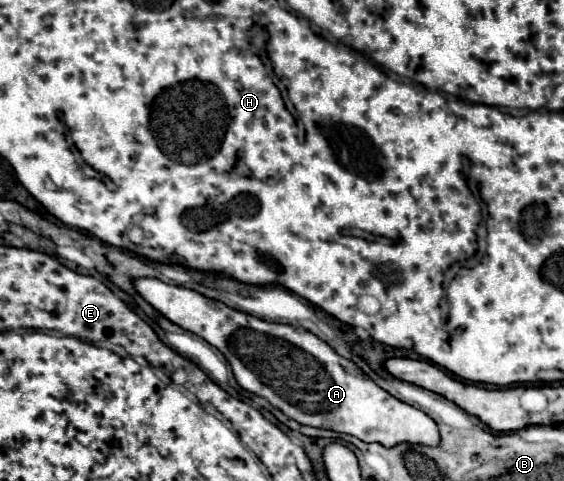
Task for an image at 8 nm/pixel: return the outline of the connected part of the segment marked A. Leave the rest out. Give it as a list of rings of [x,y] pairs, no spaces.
[[[135,279],[135,287],[169,321],[217,347],[243,389],[265,397],[297,423],[347,433],[365,443],[381,443],[383,447],[395,447],[399,443],[437,447],[441,443],[439,427],[429,415],[383,391],[353,361],[337,355],[313,333],[257,319],[221,301],[207,299],[197,291],[167,285],[159,279]]]

